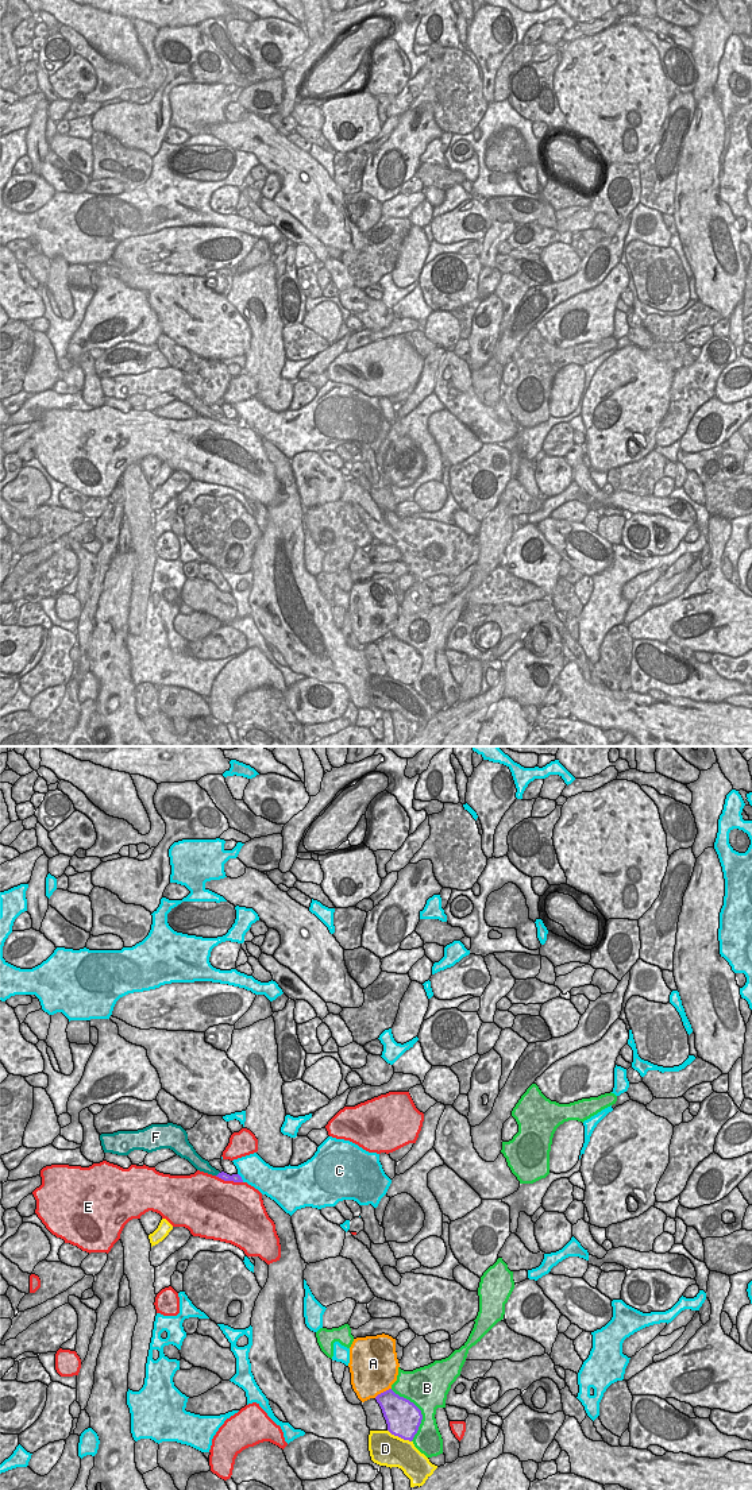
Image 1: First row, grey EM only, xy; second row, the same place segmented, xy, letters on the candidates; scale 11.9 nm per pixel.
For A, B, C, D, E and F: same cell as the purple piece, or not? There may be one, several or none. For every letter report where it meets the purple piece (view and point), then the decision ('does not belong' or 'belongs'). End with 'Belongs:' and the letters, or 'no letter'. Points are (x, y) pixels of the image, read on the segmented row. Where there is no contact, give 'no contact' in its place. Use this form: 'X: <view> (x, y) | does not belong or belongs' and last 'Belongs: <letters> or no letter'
A: xy (384, 1392) | does not belong
B: xy (420, 1411) | does not belong
C: xy (240, 1177) | does not belong
D: xy (400, 1436) | does not belong
E: xy (228, 1180) | does not belong
F: xy (218, 1174) | belongs
Belongs: F

